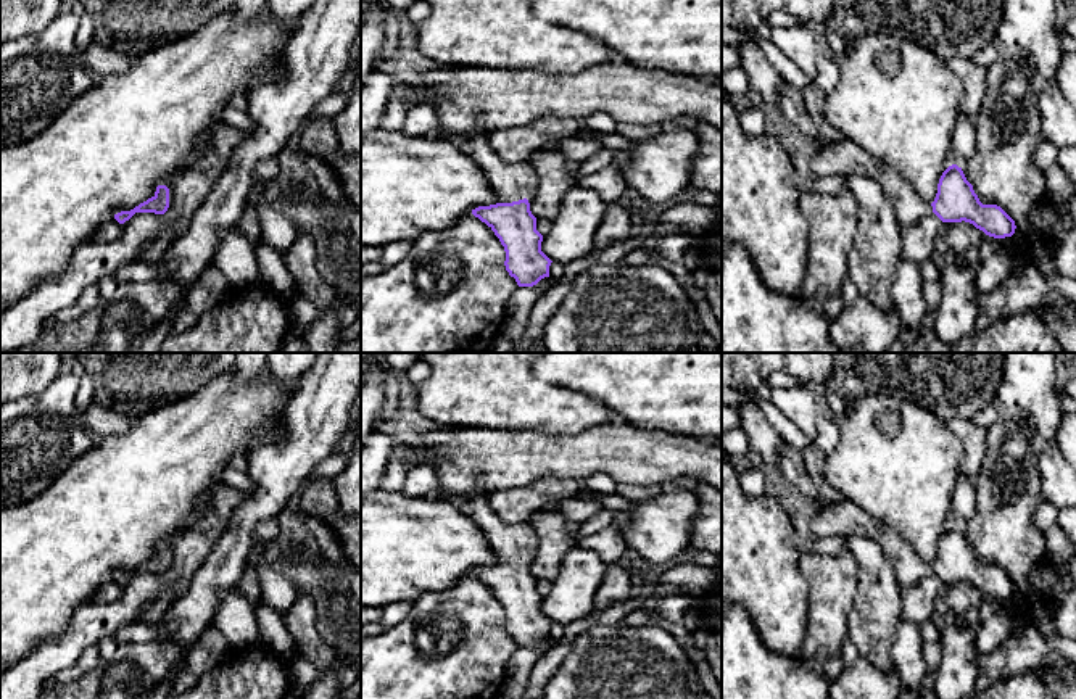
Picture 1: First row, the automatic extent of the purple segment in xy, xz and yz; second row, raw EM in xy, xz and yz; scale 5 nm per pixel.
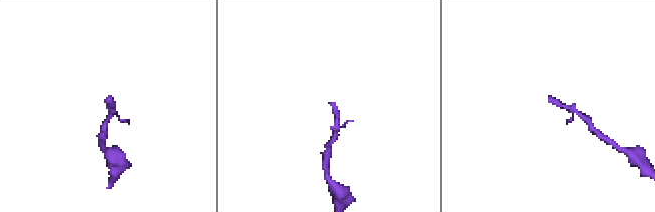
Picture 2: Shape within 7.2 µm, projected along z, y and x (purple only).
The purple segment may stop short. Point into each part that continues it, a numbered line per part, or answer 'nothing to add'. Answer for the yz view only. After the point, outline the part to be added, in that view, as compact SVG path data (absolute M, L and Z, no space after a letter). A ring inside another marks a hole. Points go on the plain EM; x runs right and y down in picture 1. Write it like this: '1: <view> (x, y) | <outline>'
1: yz (844, 519) | M849 499L831 503L826 507L815 507L810 519L810 530L815 538L826 536L868 536L888 557L899 588L917 586L933 575L929 562L921 560L912 546L897 531L881 520L870 517L863 509Z

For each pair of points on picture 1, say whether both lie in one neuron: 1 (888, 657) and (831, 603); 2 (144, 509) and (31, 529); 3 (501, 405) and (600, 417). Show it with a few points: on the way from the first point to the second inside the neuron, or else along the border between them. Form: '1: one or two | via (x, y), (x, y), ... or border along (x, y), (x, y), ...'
1: two | border along (859, 583), (851, 614), (851, 633), (848, 636)
2: one | via (116, 509), (111, 509), (84, 529), (58, 529)
3: one | via (525, 405), (575, 413)

